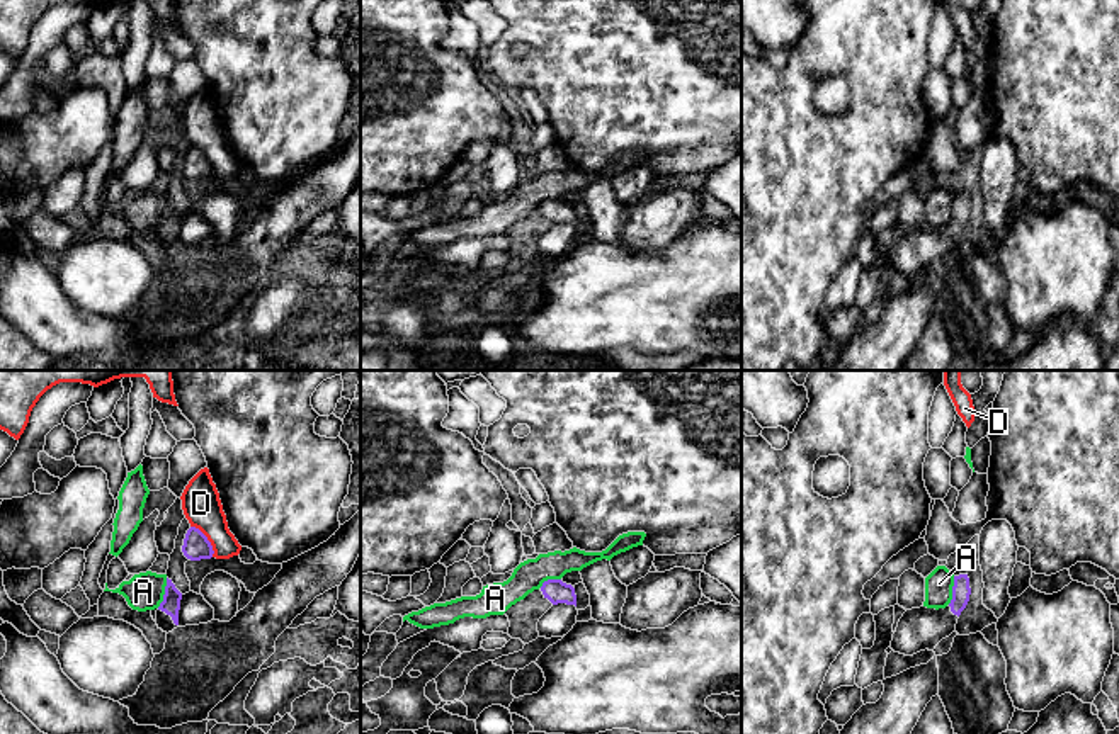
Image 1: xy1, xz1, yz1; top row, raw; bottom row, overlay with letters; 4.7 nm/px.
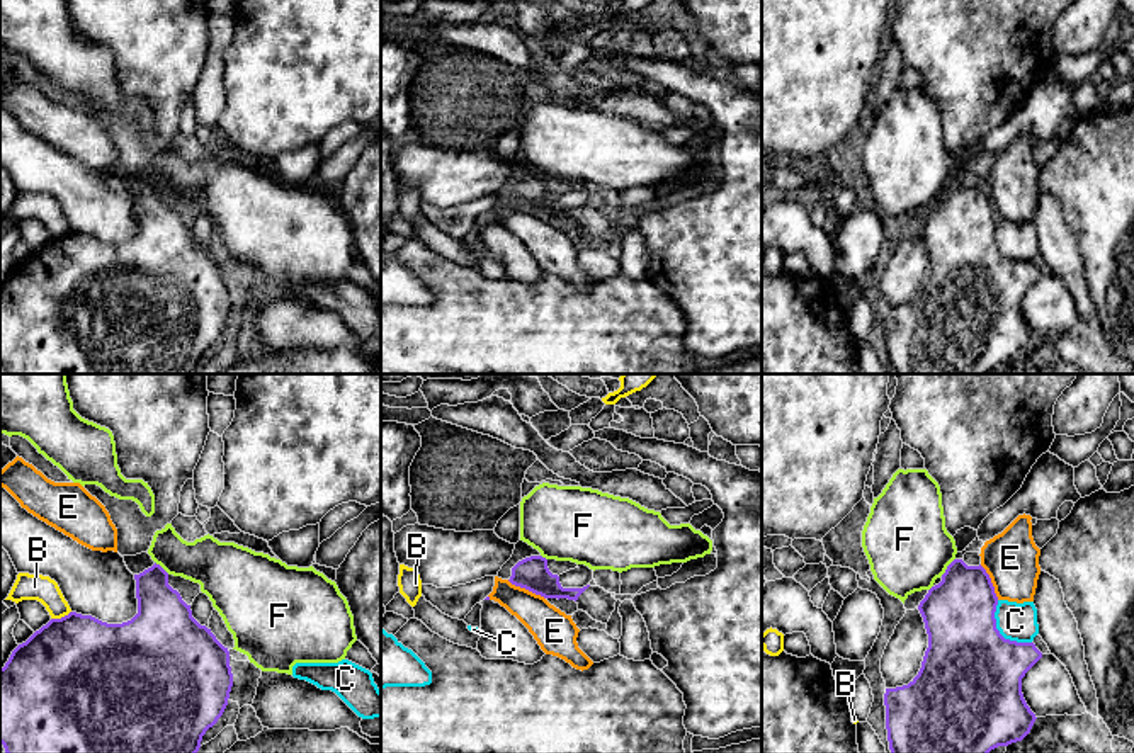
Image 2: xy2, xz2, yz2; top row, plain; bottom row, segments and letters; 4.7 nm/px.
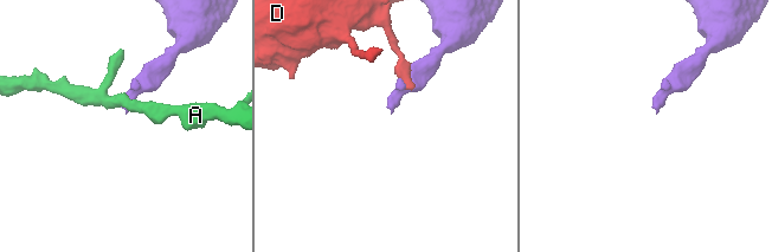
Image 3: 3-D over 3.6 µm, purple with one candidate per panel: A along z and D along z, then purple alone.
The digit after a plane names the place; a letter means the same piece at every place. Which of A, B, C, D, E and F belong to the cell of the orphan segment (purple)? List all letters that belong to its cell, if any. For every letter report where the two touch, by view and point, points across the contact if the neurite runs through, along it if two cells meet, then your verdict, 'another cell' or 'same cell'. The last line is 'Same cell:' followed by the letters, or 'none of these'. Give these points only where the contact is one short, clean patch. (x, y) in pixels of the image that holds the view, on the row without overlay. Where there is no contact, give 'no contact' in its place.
A: contact xy1 (165, 213); border xy1 (167, 197), (164, 220), (157, 226); another cell
B: contact xy2 (62, 237); another cell
C: contact yz2 (998, 252); another cell
D: contact xy1 (206, 158); another cell
E: contact xz2 (526, 208); border xz2 (507, 199), (544, 218); another cell
F: contact yz2 (947, 186); border yz2 (954, 177), (941, 194); another cell
Same cell: none of these

